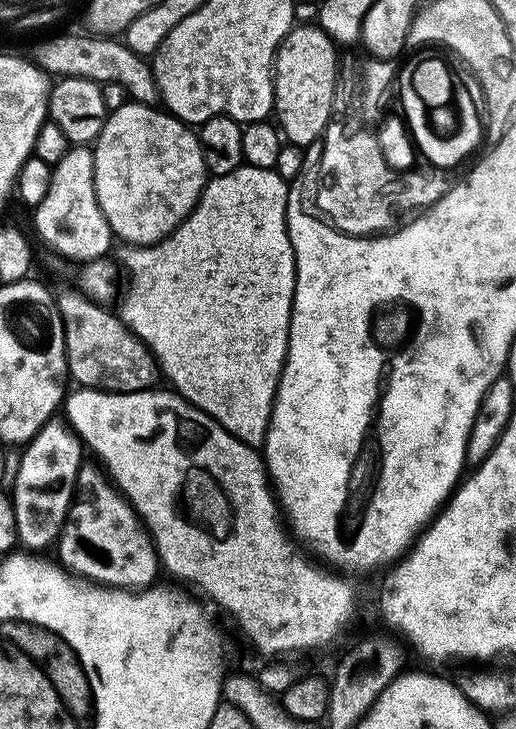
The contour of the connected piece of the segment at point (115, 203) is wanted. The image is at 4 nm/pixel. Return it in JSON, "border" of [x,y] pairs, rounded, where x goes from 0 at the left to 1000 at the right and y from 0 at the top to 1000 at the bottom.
{"border":[[[242,140],[229,151],[211,154],[202,177],[182,193],[182,207],[186,270],[198,294],[209,300],[219,325],[271,335],[264,337],[300,337],[324,329],[364,300],[407,246],[386,185],[331,154],[291,143]]]}

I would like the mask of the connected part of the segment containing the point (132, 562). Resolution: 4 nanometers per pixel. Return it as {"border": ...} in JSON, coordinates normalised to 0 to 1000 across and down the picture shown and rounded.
{"border":[[[209,664],[174,665],[138,693],[112,739],[114,772],[134,785],[203,804],[250,809],[289,805],[304,794],[302,779],[306,785],[295,733],[240,676]]]}

